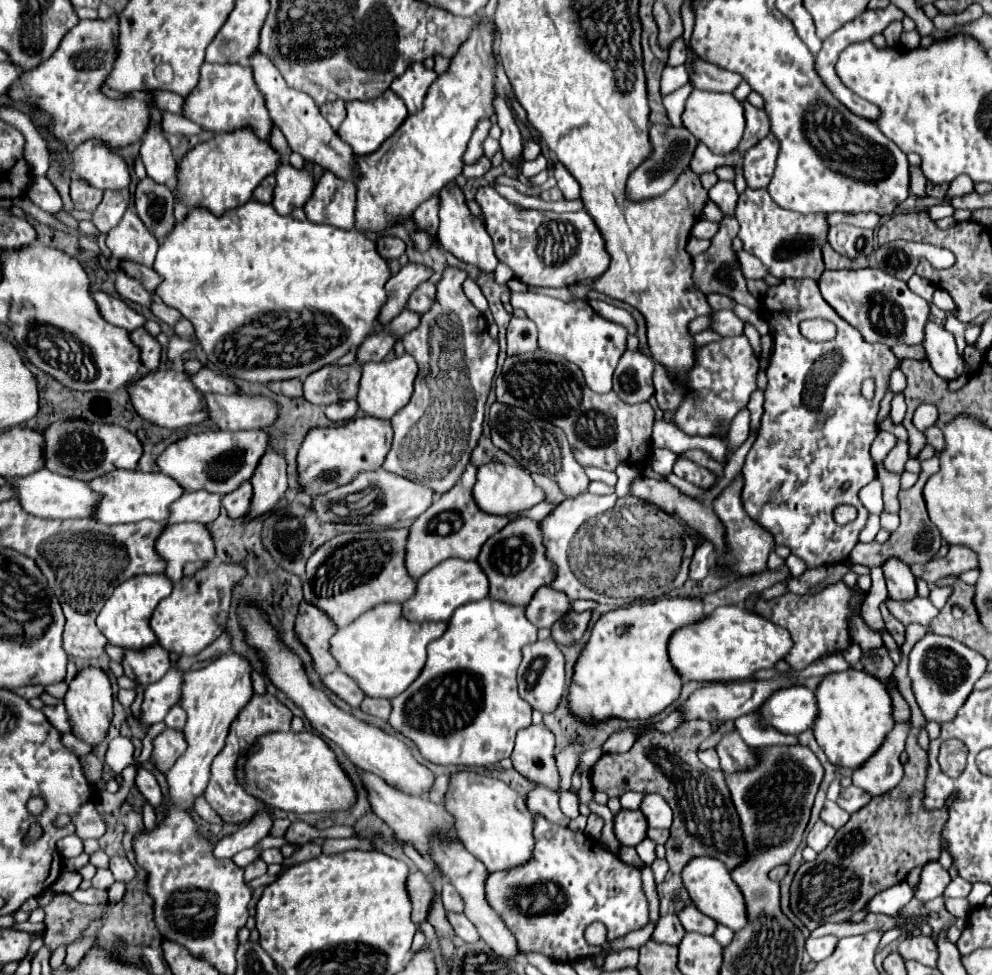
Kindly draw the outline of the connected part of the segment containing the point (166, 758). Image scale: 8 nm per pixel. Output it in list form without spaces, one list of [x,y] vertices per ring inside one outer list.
[[[168,728],[162,734],[158,734],[154,738],[154,750],[152,750],[156,768],[162,772],[168,772],[168,768],[172,768],[172,764],[184,754],[184,748],[186,748],[184,732],[176,732]]]

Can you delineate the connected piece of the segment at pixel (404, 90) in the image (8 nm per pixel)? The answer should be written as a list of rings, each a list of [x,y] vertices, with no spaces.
[[[416,62],[412,64],[412,68],[408,68],[408,72],[404,72],[390,84],[390,90],[396,92],[396,96],[404,100],[408,112],[414,114],[422,108],[422,100],[436,76],[438,74],[434,70],[426,70],[422,62]]]

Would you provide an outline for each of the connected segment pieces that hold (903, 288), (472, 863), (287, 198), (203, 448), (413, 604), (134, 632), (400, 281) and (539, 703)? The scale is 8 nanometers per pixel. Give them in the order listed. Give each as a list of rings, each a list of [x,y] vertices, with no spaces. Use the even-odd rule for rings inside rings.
[[[826,270],[818,280],[824,300],[850,324],[864,340],[894,346],[898,340],[904,344],[920,344],[924,338],[924,324],[930,314],[930,304],[916,296],[904,280],[896,280],[884,270]]]
[[[434,844],[432,846],[432,860],[440,866],[442,874],[448,876],[450,884],[458,890],[458,894],[464,898],[466,902],[466,918],[478,928],[482,940],[492,948],[492,952],[496,956],[502,958],[514,958],[518,956],[518,948],[516,948],[516,938],[512,936],[512,932],[508,932],[506,924],[502,924],[500,916],[496,916],[496,912],[492,912],[488,900],[486,900],[486,892],[484,892],[484,884],[488,878],[488,870],[484,868],[484,864],[480,860],[476,860],[476,856],[472,856],[462,844]]]
[[[282,162],[276,170],[276,188],[272,206],[280,212],[280,216],[288,216],[294,208],[306,204],[314,188],[312,174],[306,170],[296,170],[288,162]]]
[[[244,430],[244,432],[202,432],[190,434],[174,444],[170,444],[158,456],[160,472],[174,478],[186,492],[206,490],[220,496],[236,490],[242,482],[250,480],[254,468],[258,466],[260,456],[268,450],[268,436],[262,430]]]
[[[448,558],[418,580],[416,594],[402,604],[402,612],[412,622],[448,622],[458,606],[482,600],[486,596],[488,596],[488,580],[480,570],[480,566],[476,562]]]
[[[144,574],[144,576],[134,576],[126,582],[122,582],[114,594],[106,600],[104,608],[100,610],[96,618],[96,626],[100,632],[108,638],[110,644],[118,644],[126,650],[144,650],[148,646],[158,644],[156,634],[150,628],[150,618],[158,602],[172,592],[172,582],[164,574]]]
[[[408,262],[398,274],[394,274],[392,280],[388,280],[388,284],[386,284],[388,302],[382,306],[378,322],[384,326],[390,324],[394,320],[394,316],[398,316],[406,308],[408,298],[418,288],[418,284],[430,280],[432,274],[434,274],[432,268],[428,268],[424,264],[414,264],[414,262]]]
[[[552,638],[538,640],[534,644],[524,646],[524,660],[518,668],[518,692],[520,698],[526,700],[534,710],[540,710],[542,714],[554,712],[566,690],[566,670],[564,670],[564,654],[560,652],[558,644]]]

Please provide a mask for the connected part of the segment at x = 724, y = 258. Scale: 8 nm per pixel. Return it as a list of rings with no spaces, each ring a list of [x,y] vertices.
[[[724,216],[724,220],[720,222],[718,234],[712,238],[710,248],[704,250],[700,256],[694,258],[692,280],[694,280],[694,284],[696,284],[696,290],[704,292],[706,296],[712,294],[712,292],[726,294],[726,296],[730,296],[732,300],[736,300],[738,304],[744,304],[744,306],[748,306],[750,310],[758,310],[760,302],[758,302],[758,298],[754,298],[754,296],[748,292],[746,280],[744,280],[742,272],[740,272],[736,254],[734,254],[734,250],[732,250],[732,240],[736,238],[736,234],[738,234],[738,220],[736,220],[736,216]]]

